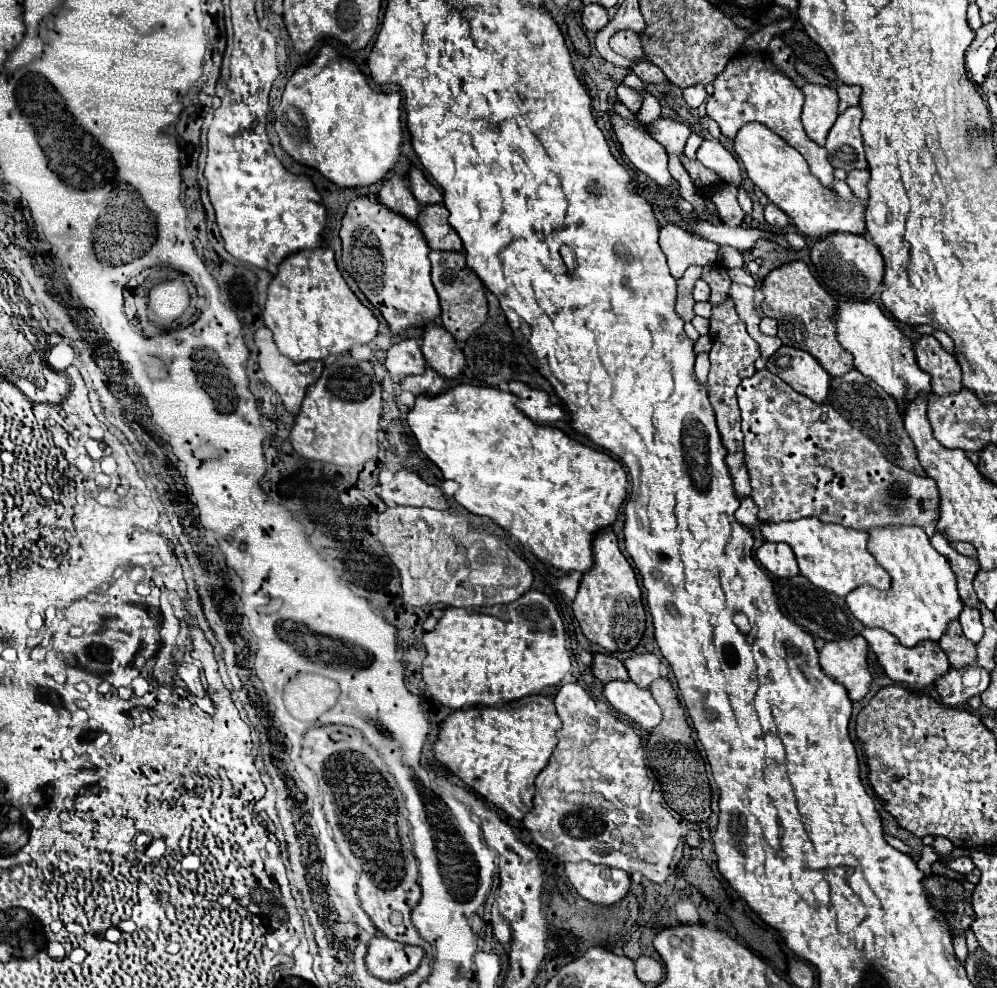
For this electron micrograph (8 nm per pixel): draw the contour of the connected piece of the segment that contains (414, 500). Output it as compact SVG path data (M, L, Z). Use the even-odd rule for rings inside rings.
M400 470L390 484L380 486L378 494L382 500L394 504L448 510L448 500L444 498L444 494L436 486L426 484L416 472L408 472L408 470Z

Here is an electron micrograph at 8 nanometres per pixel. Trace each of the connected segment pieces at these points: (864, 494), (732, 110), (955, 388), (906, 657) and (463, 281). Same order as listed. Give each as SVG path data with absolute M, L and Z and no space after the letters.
M768 368L758 370L738 388L738 404L742 410L744 432L744 464L750 474L752 500L760 508L762 522L786 522L814 516L822 522L836 522L854 530L872 530L880 526L920 526L930 538L938 524L938 488L930 476L908 472L882 456L868 436L852 428L840 412L830 404L818 406L808 396L794 392Z
M738 54L734 56L726 68L716 76L714 80L714 92L706 102L706 114L718 122L724 136L734 138L736 132L746 122L762 122L772 132L776 132L780 138L784 138L792 148L796 148L806 162L810 164L812 174L828 188L834 186L834 168L826 158L826 148L816 144L808 138L804 132L804 126L800 122L804 106L804 94L802 90L782 72L778 72L770 60L768 54Z
M922 336L916 342L916 360L918 366L932 376L932 392L956 394L964 390L962 386L962 370L952 354L948 354L934 336Z
M866 628L862 632L862 636L868 640L872 652L876 654L876 658L878 658L880 666L884 668L884 672L888 674L888 678L892 682L898 682L898 684L910 688L910 690L924 690L928 686L934 686L936 680L940 676L948 674L948 670L950 670L948 658L938 644L924 642L924 644L918 644L916 648L904 648L896 640L896 636L892 636L890 632L884 632L882 628Z
M430 252L432 262L432 282L440 298L442 308L442 324L454 334L456 340L466 340L474 330L478 330L486 320L486 296L484 286L476 274L472 274L466 266L464 252Z

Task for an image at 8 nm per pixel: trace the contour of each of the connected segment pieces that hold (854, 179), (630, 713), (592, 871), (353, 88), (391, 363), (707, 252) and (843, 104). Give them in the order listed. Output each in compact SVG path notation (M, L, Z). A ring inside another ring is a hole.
M852 170L848 172L848 178L846 178L846 184L852 188L854 196L862 202L868 200L868 180L870 180L868 170Z
M614 680L604 684L604 698L624 716L634 720L646 730L652 730L660 724L662 712L650 690L642 690L632 680Z
M566 862L566 876L576 892L594 904L614 904L628 894L630 876L624 870L590 862Z
M334 46L320 48L314 60L300 66L288 80L276 114L276 132L282 148L300 164L320 170L340 188L368 186L384 180L400 156L400 94L374 90L354 60L342 56Z
M406 338L406 340L400 340L398 344L390 346L390 350L386 352L384 366L388 368L388 372L394 380L402 380L404 376L424 372L426 360L422 356L418 342L414 338Z
M664 224L660 228L660 246L668 258L674 278L680 278L690 264L714 262L714 256L718 252L718 244L694 236L678 224Z
M838 84L838 96L840 96L840 112L844 112L846 108L858 104L858 98L860 98L860 86Z

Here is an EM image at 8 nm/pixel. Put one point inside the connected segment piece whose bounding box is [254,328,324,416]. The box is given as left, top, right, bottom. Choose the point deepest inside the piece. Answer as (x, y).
(290, 380)

